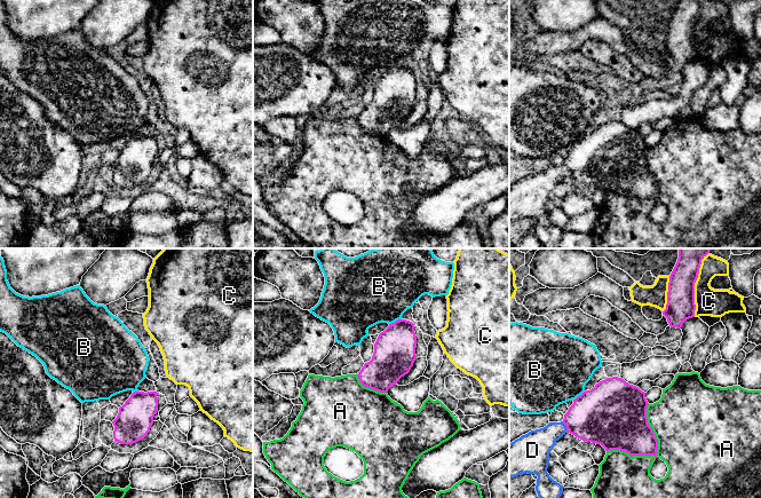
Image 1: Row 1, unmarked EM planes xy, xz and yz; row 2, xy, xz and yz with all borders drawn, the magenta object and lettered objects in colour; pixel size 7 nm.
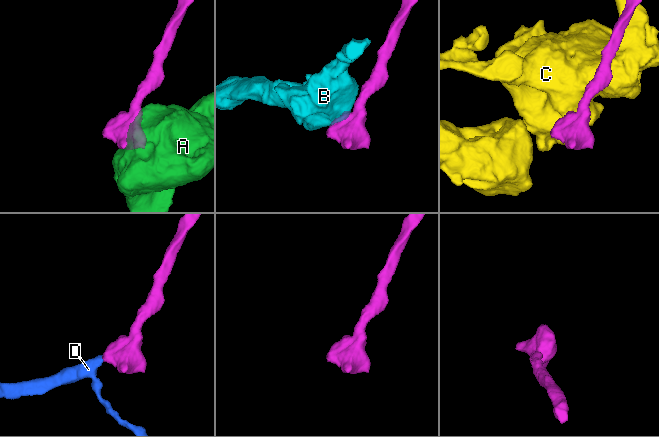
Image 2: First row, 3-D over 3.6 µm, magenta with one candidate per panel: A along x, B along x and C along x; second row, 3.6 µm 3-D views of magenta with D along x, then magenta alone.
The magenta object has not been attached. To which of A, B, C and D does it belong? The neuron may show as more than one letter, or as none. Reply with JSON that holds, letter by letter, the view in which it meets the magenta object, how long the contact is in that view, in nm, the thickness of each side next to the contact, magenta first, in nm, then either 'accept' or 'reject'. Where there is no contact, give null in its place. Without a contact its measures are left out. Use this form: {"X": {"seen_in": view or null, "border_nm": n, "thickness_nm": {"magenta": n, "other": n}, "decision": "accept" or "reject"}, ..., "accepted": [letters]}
{"A": {"seen_in": "yz", "border_nm": 440, "thickness_nm": {"magenta": 280, "other": 440}, "decision": "reject"}, "B": {"seen_in": "xz", "border_nm": 100, "thickness_nm": {"magenta": 300, "other": 460}, "decision": "reject"}, "C": {"seen_in": "yz", "border_nm": 440, "thickness_nm": {"magenta": 200, "other": 190}, "decision": "reject"}, "D": {"seen_in": "yz", "border_nm": 90, "thickness_nm": {"magenta": 380, "other": 220}, "decision": "accept"}, "accepted": ["D"]}

